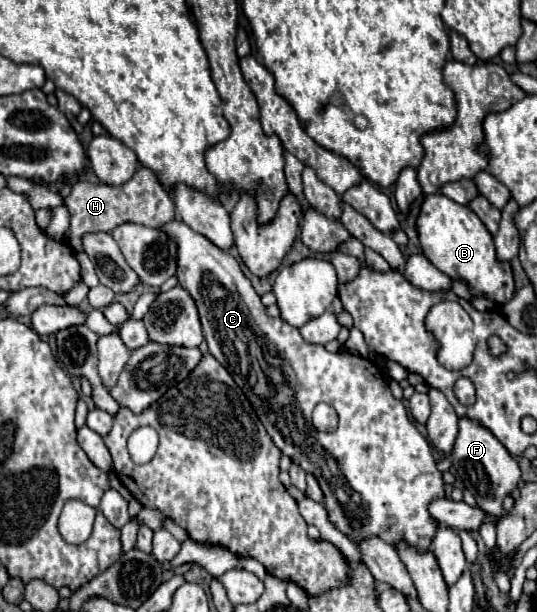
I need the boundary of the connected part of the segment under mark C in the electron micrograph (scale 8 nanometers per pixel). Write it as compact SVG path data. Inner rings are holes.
M174 219L160 227L178 245L178 285L190 293L196 301L204 339L208 341L210 353L234 375L234 381L250 399L258 419L266 427L276 447L288 455L304 471L312 473L324 495L328 519L346 535L378 535L388 543L406 539L420 551L426 551L436 525L426 515L426 499L444 497L442 473L432 457L432 447L408 419L402 401L394 399L380 367L350 351L330 353L322 345L306 343L296 327L282 323L282 319L270 319L264 305L242 273L238 261L224 249L210 243L204 235L194 233L186 223ZM316 403L328 403L336 409L340 423L332 433L322 433L312 425L312 409Z

